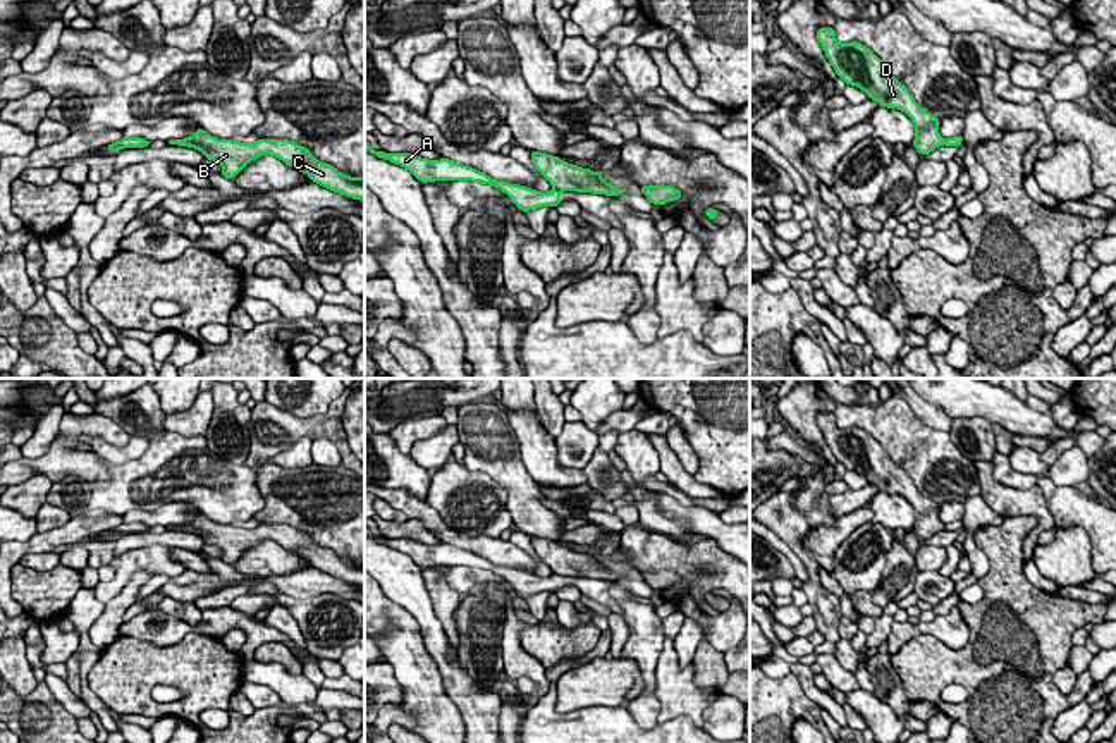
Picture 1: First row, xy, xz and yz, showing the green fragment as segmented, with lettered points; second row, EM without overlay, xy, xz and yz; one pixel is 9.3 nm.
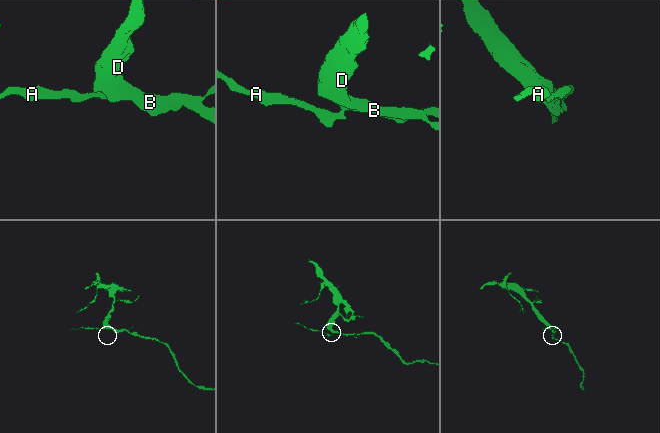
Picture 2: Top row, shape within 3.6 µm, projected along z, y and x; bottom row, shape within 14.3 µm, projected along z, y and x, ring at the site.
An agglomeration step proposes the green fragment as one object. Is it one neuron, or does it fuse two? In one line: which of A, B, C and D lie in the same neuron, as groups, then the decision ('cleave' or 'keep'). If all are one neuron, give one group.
groups A / B C D; cleave

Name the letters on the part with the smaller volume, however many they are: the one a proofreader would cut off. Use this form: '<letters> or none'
A

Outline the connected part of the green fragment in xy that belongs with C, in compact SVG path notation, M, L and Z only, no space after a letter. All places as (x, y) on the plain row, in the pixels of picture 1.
M203 514L191 523L174 525L179 531L196 533L205 543L222 550L222 561L234 564L249 547L261 540L273 540L289 552L296 552L313 568L328 573L334 578L365 586L365 562L351 562L339 557L334 550L316 545L311 537L289 525L258 525L256 528L241 528L232 525L217 525Z

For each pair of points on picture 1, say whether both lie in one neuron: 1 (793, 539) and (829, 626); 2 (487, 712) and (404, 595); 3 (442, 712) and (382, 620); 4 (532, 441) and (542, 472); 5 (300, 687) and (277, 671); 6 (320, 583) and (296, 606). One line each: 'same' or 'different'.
1: same
2: same
3: same
4: same
5: same
6: different

